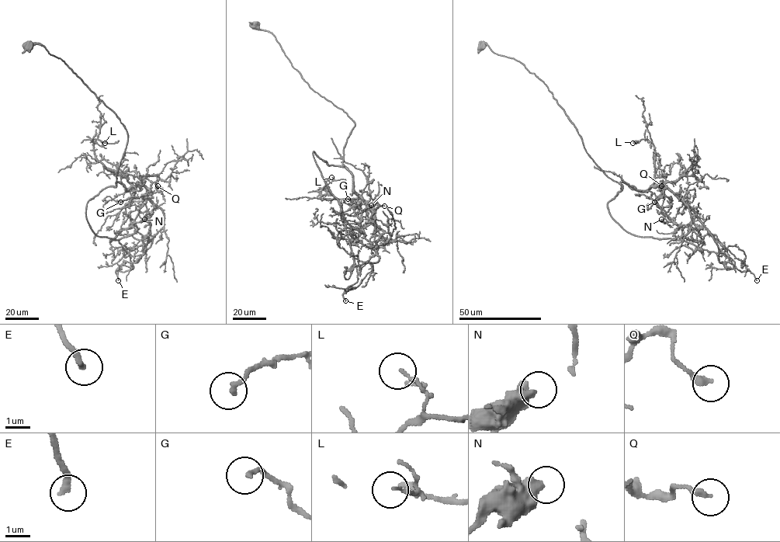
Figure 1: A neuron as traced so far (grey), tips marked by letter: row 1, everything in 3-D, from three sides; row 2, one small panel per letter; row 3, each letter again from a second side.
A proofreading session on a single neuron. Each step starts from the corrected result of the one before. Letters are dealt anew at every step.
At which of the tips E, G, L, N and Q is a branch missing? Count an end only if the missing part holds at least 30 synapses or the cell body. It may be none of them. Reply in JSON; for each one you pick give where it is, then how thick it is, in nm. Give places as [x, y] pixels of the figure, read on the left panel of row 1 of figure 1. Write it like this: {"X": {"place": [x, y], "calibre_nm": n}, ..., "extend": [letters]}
{"E": {"place": [118, 280], "calibre_nm": 280}, "extend": ["E"]}

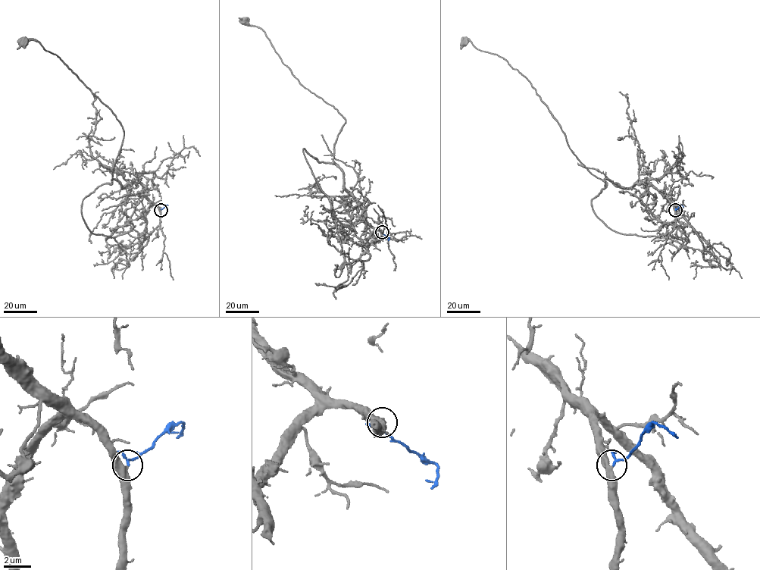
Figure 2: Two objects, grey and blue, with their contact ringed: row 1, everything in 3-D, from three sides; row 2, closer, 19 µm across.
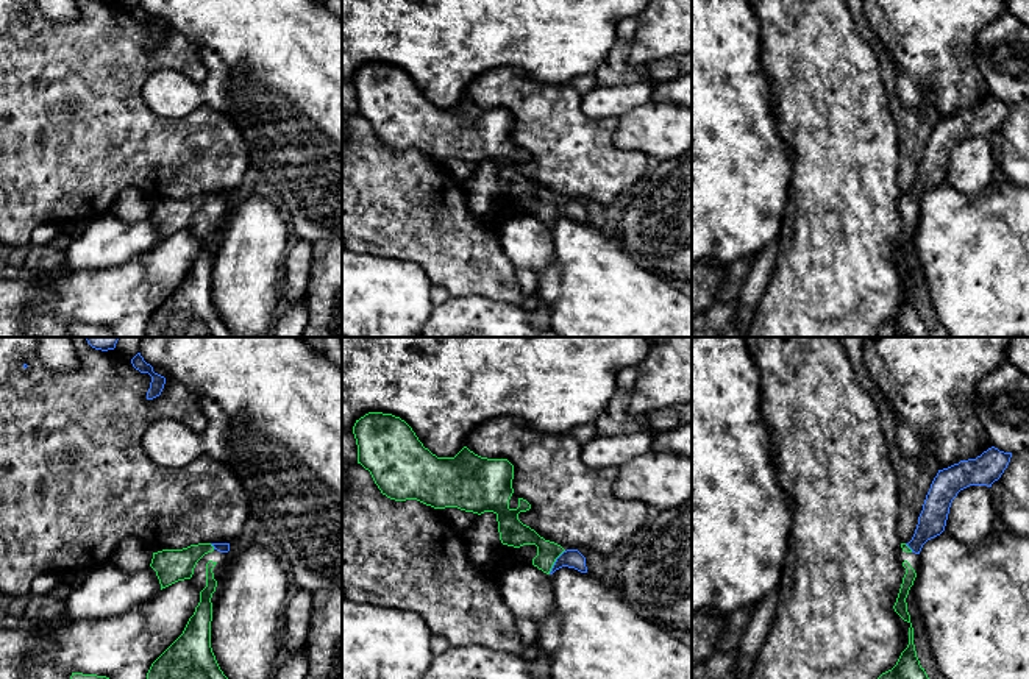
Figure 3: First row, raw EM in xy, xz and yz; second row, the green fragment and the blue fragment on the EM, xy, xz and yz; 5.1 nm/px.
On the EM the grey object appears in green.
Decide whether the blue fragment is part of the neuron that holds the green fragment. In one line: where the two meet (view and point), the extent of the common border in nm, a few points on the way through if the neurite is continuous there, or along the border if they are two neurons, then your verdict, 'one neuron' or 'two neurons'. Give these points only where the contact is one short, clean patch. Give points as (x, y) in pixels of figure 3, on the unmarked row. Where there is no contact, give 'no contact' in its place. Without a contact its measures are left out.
xz (555, 211) | 150 nm | across xz (516, 184), (533, 188), (555, 211), (572, 208) | one neuron

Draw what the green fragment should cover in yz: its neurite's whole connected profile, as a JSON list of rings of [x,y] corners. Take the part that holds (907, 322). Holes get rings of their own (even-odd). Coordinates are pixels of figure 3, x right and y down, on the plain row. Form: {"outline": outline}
{"outline": [[[912,273],[907,298],[901,303],[896,315],[878,328],[874,337],[932,337],[917,308]]]}

